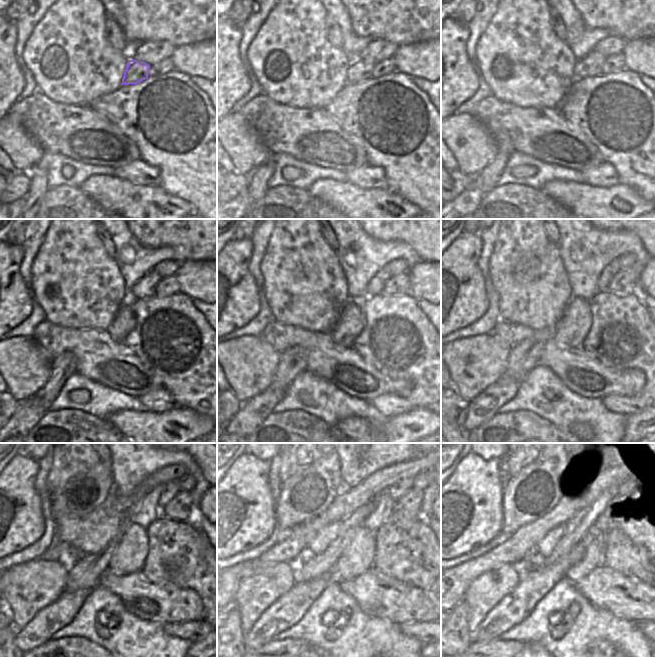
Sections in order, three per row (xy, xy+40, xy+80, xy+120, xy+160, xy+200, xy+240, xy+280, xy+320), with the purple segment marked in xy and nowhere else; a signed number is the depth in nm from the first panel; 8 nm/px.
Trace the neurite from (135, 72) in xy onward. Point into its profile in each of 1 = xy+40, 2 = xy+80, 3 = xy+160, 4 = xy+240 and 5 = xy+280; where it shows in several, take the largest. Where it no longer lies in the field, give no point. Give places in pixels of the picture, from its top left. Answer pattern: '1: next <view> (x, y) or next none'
1: next xy+40 (359, 70)
2: next xy+80 (591, 65)
3: next xy+160 (375, 286)
4: next xy+240 (169, 490)
5: next xy+280 (395, 491)

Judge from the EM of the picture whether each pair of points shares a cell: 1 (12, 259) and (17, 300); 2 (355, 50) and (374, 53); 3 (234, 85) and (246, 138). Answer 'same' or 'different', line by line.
1: same
2: different
3: different

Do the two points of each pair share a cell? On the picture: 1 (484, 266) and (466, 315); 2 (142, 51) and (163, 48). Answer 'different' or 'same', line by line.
1: different
2: same

